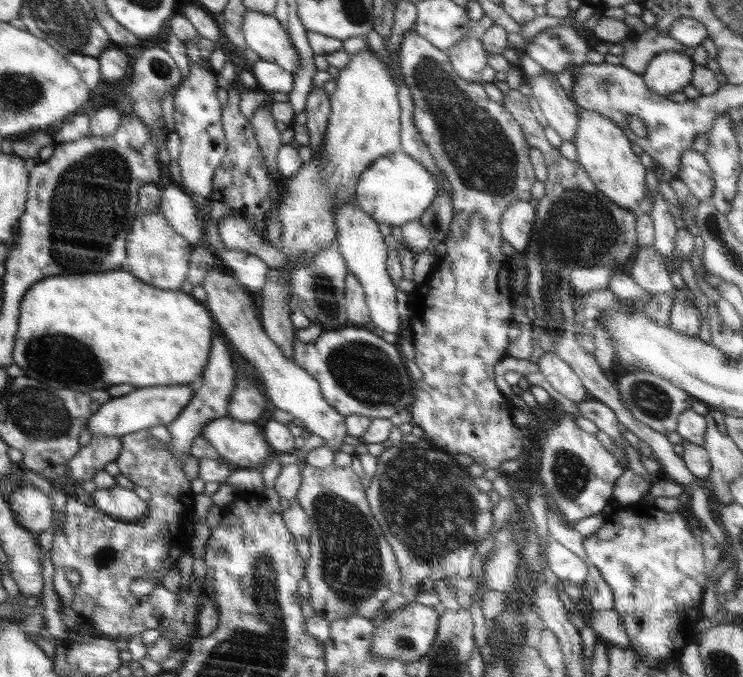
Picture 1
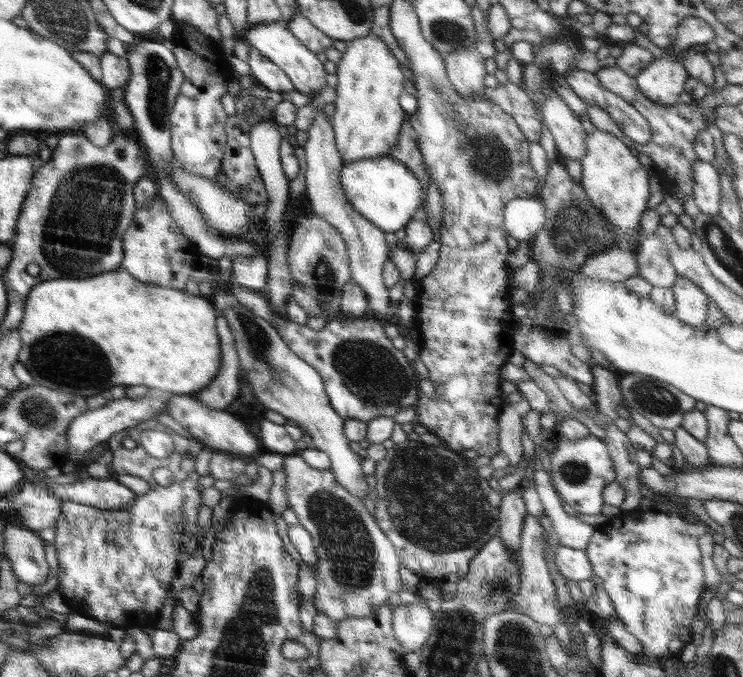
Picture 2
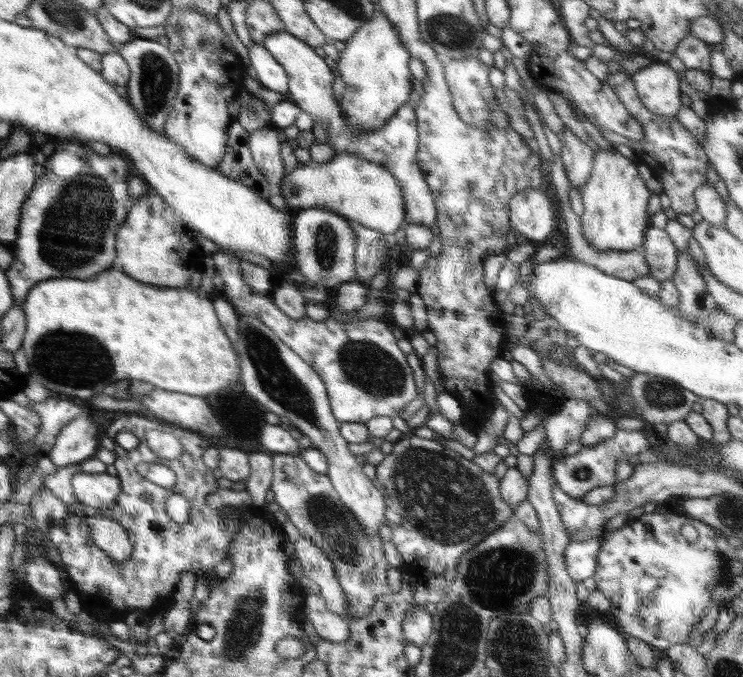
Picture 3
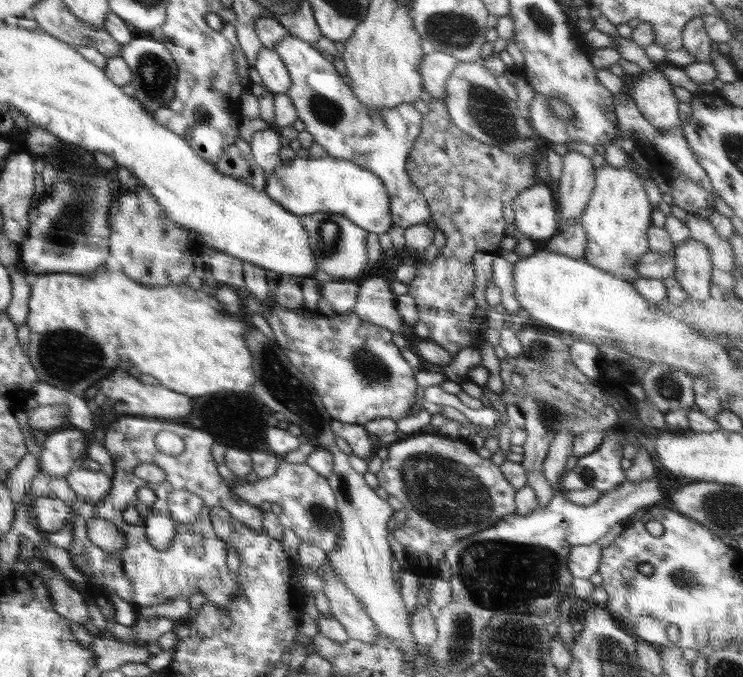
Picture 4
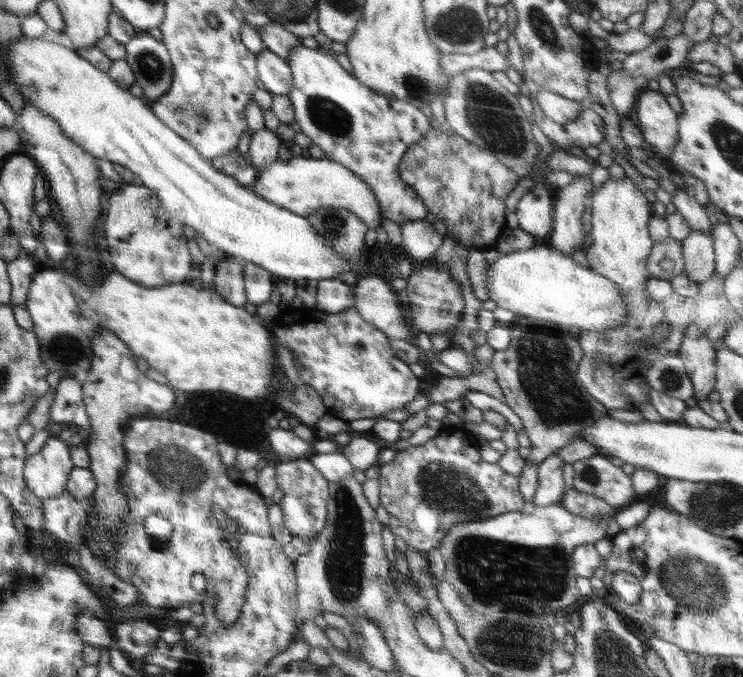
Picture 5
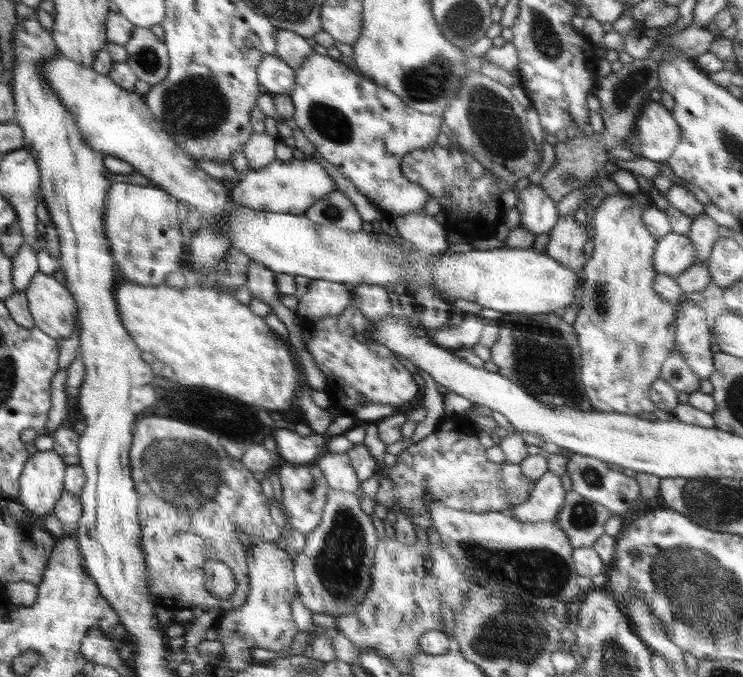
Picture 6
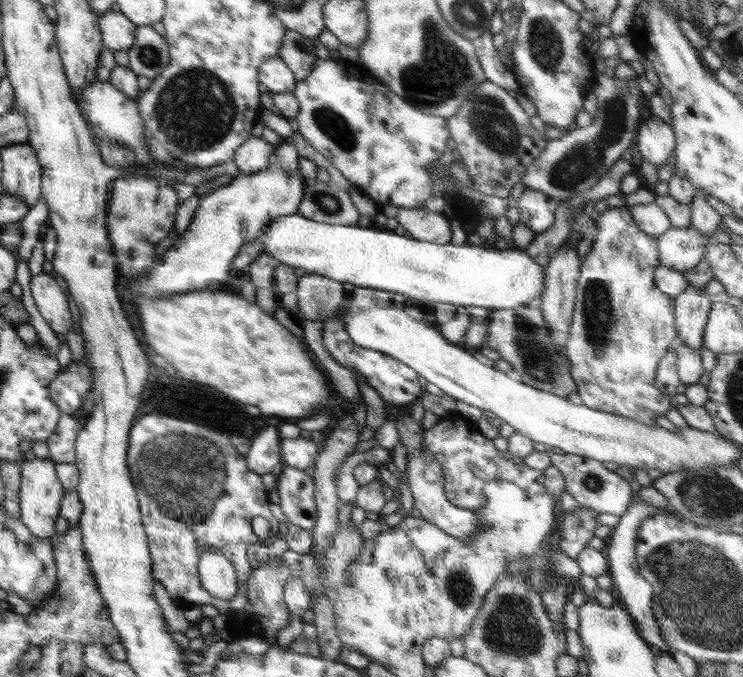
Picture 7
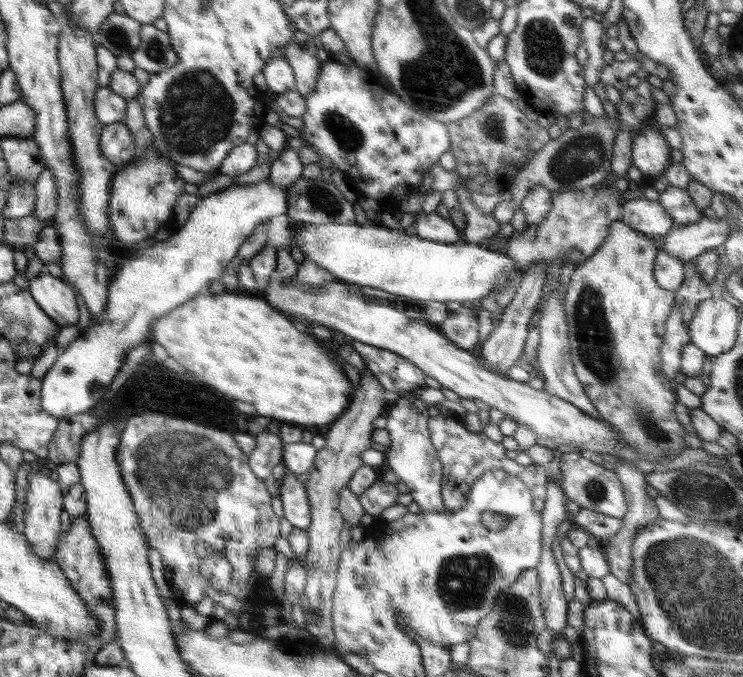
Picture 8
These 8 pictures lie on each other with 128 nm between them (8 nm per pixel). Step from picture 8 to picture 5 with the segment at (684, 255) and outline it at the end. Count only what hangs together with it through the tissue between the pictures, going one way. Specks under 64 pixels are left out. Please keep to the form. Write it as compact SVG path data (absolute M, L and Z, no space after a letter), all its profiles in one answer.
M670 236L664 242L653 245L646 261L646 270L650 272L650 277L668 281L682 273L684 267L682 244Z

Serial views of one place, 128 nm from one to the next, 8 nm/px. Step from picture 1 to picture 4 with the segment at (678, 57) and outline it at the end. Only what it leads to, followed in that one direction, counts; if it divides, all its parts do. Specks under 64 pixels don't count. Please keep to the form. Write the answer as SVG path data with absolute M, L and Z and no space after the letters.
M652 69L642 72L630 94L640 113L657 130L669 130L682 122L679 118L679 100L662 71Z

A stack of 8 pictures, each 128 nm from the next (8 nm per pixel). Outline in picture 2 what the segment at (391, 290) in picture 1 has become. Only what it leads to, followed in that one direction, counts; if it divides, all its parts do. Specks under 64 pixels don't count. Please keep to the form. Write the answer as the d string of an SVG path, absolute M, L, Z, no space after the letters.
M322 106L322 109L317 110L312 125L307 131L309 134L308 142L303 147L306 152L306 161L308 161L308 168L306 168L306 174L304 176L306 178L306 191L308 191L307 197L309 200L307 206L312 214L324 218L346 240L346 248L348 248L348 258L350 260L351 280L360 285L368 297L369 315L379 319L384 325L393 323L394 319L390 320L390 310L388 309L391 304L390 296L388 295L389 288L384 285L384 279L382 279L384 264L389 260L391 251L384 238L386 233L356 212L354 207L350 205L348 197L344 195L344 189L340 185L340 170L342 170L343 165L341 164L340 154L335 146L335 134L333 132L331 118L326 116L323 108L324 106Z

